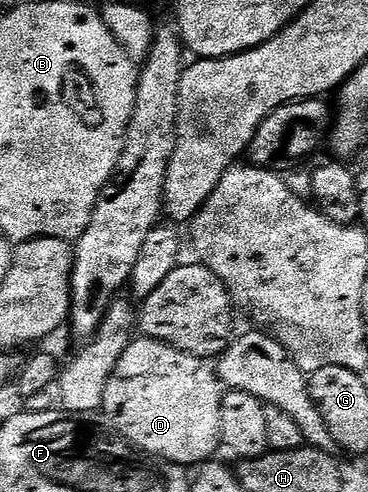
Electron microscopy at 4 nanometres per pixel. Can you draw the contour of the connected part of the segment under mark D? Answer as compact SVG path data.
M138 337L130 342L126 349L124 349L123 356L120 357L119 364L116 365L115 371L111 375L111 379L104 389L104 399L101 410L104 412L105 418L108 420L109 426L117 431L119 436L127 444L133 445L137 450L156 459L165 459L168 463L179 463L180 466L190 469L193 468L193 463L197 465L205 465L215 458L214 455L223 446L222 430L220 429L220 415L222 409L222 396L224 394L223 384L220 382L215 368L211 366L205 359L197 359L188 353L184 353L180 349L170 347L166 343L161 343L155 339L147 339L145 337Z

